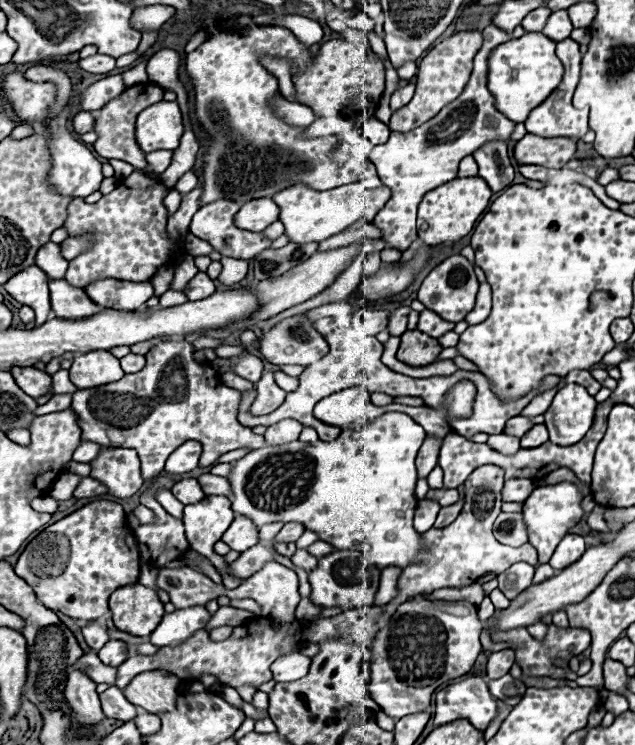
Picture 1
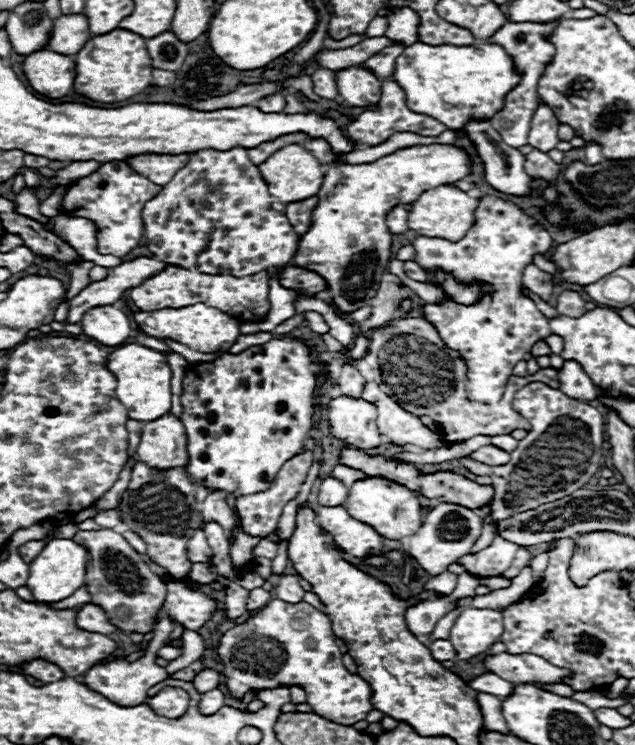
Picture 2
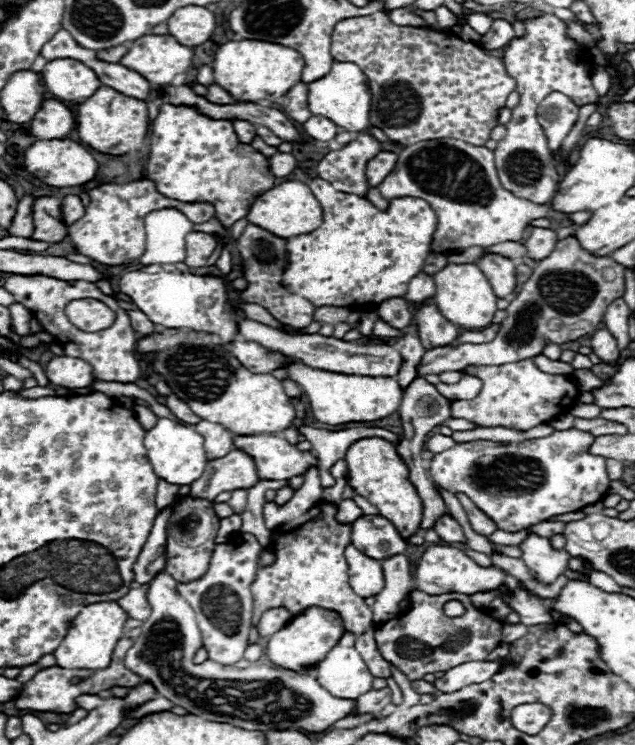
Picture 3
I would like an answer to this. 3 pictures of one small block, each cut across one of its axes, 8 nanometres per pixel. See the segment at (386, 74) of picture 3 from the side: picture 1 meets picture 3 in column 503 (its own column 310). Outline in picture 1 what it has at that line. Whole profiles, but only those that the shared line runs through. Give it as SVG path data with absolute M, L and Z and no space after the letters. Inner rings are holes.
M328 40L322 44L316 58L306 66L306 70L292 78L296 100L310 106L316 116L348 116L362 118L374 114L378 100L384 92L386 66L384 60L374 54L360 50L346 40Z

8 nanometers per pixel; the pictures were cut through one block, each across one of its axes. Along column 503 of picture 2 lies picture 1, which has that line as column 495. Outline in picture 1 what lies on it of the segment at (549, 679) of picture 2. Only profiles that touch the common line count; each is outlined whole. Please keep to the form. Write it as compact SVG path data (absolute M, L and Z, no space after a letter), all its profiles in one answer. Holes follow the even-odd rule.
M510 648L490 654L488 666L486 666L488 676L490 676L490 678L500 678L500 676L508 674L510 668L512 668L512 664L514 664L514 660L516 660L516 654L514 654Z

